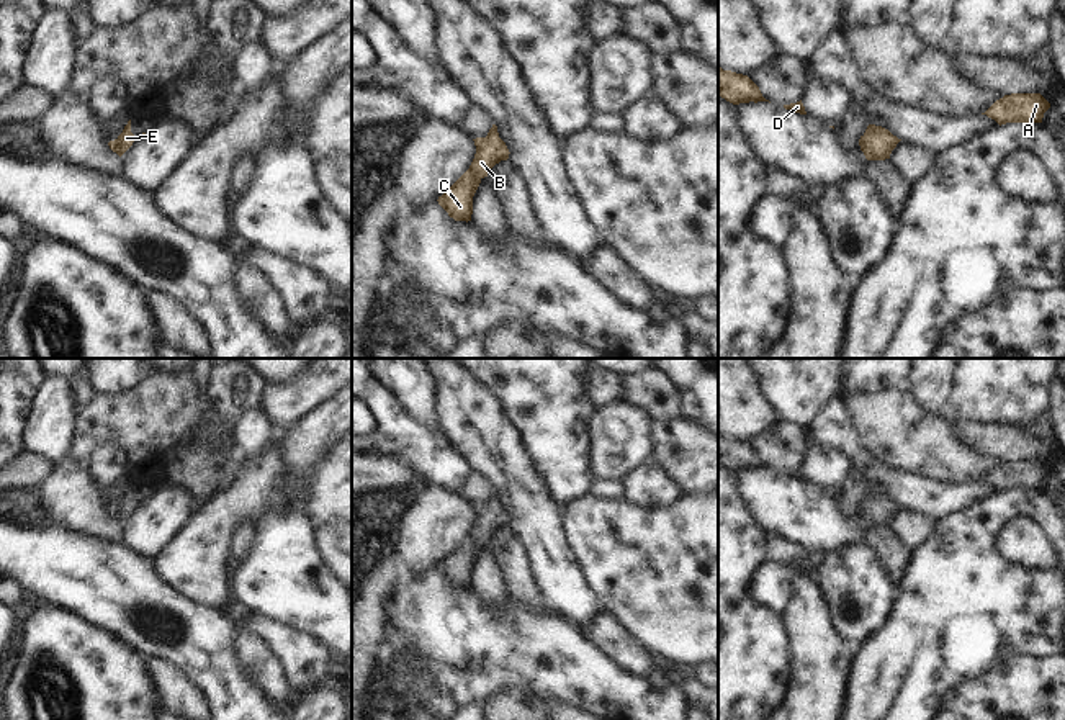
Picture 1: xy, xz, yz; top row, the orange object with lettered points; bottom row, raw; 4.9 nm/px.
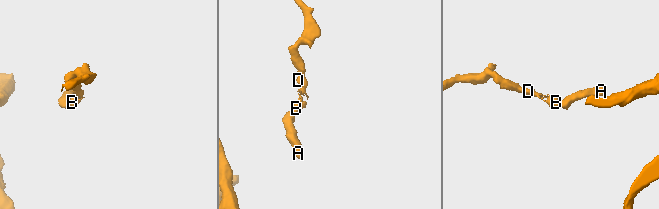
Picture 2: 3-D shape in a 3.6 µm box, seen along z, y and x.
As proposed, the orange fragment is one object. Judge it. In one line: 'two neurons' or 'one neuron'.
one neuron

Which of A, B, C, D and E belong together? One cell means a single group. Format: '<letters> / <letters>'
A B C D E

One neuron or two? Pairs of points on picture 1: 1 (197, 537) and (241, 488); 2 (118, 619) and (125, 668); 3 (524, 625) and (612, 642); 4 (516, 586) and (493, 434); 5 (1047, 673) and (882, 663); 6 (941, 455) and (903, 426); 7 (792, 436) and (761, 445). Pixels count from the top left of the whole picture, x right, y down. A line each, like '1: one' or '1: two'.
1: one
2: two
3: two
4: two
5: two
6: one
7: one

